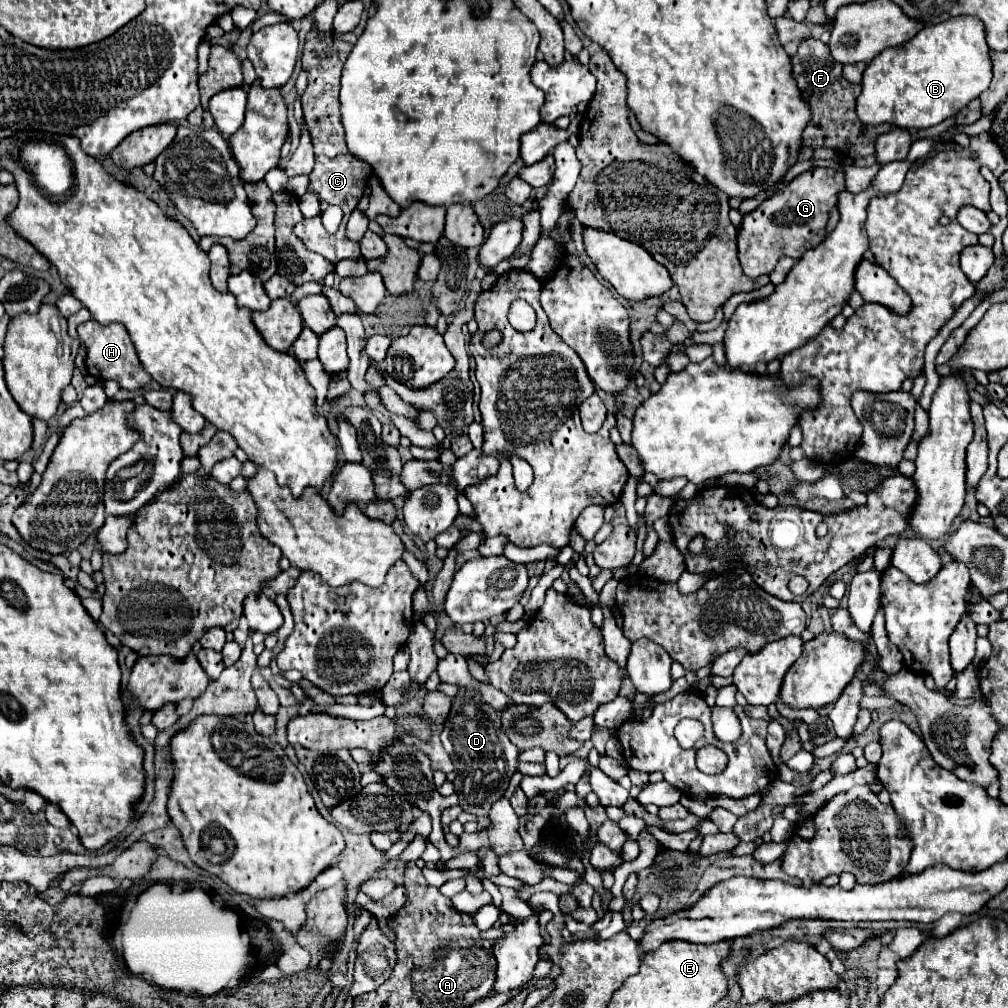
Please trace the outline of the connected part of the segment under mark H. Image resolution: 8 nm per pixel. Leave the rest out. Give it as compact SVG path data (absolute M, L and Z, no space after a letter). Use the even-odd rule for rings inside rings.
M92 319L88 323L78 325L78 335L86 343L86 349L88 349L88 353L86 353L86 369L88 369L88 373L92 377L96 377L100 381L114 379L114 381L120 383L122 389L128 389L128 391L138 391L150 381L148 373L140 365L134 343L130 341L130 335L128 335L124 325L120 325L120 323L98 325L98 321Z

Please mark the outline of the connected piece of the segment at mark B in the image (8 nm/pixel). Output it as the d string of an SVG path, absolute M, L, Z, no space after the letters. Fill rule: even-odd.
M970 15L954 17L924 27L908 45L876 55L864 71L856 113L868 125L890 123L902 129L928 129L954 117L972 99L980 97L990 81L992 61L984 23Z

